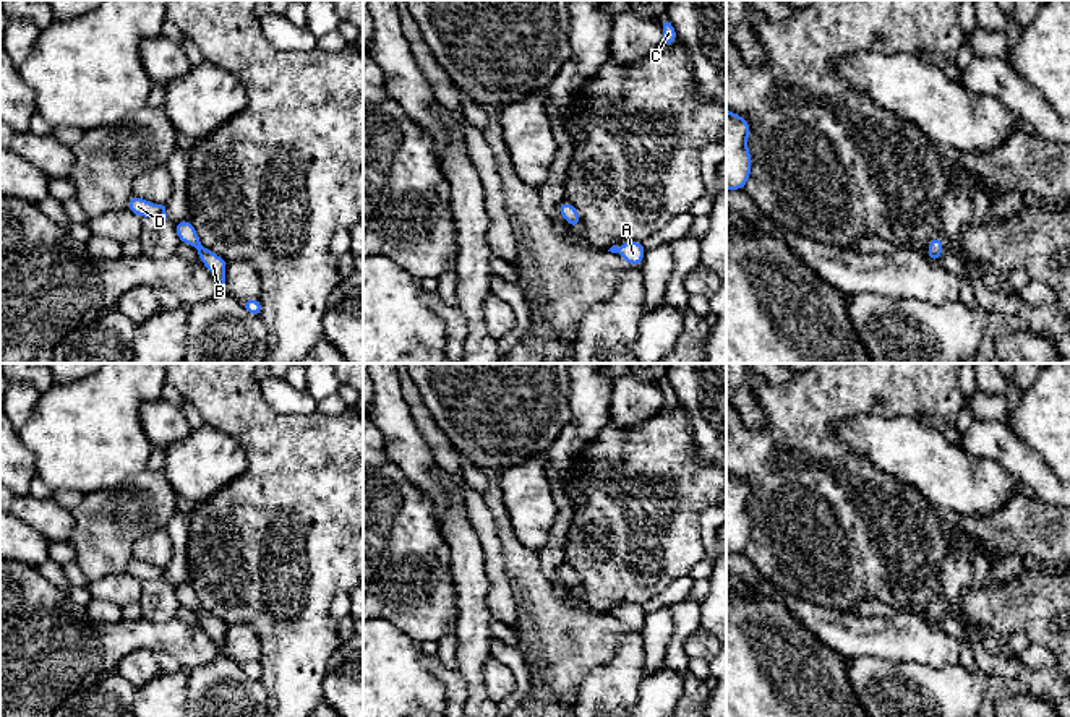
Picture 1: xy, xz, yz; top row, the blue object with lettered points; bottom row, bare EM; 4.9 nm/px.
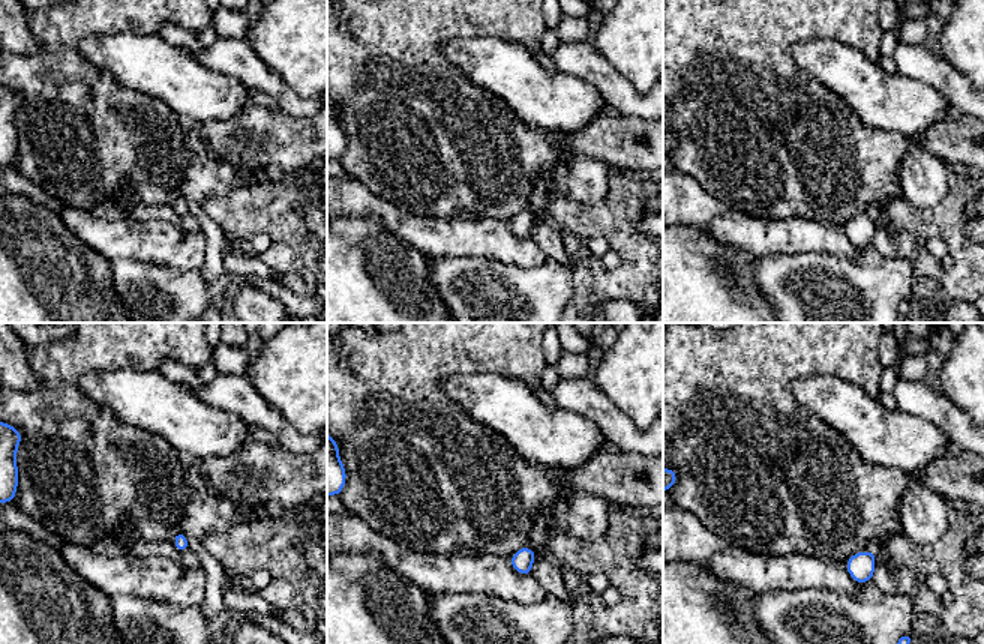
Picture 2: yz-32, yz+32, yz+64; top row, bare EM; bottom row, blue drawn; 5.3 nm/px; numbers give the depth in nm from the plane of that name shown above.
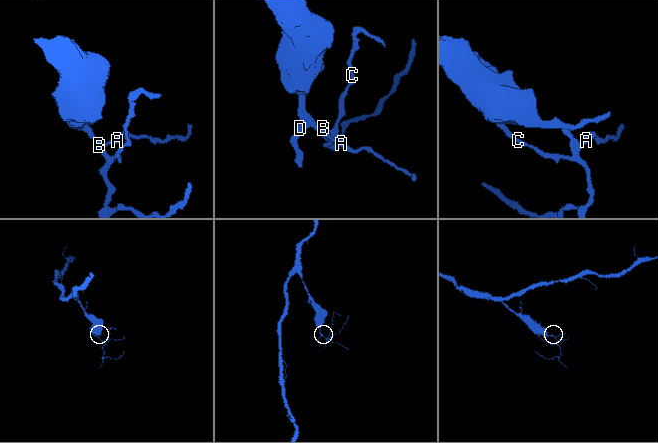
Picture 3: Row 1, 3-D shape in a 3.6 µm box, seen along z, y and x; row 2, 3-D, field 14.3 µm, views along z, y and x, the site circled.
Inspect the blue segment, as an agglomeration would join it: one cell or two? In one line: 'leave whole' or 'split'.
leave whole

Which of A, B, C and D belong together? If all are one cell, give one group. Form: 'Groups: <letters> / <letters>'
Groups: A B C D

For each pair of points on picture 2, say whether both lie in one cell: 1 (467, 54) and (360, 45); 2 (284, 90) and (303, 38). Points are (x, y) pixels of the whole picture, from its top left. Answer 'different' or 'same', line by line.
1: different
2: different

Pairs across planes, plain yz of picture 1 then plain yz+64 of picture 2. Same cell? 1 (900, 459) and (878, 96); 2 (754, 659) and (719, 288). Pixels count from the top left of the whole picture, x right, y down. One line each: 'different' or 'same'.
1: same
2: same

